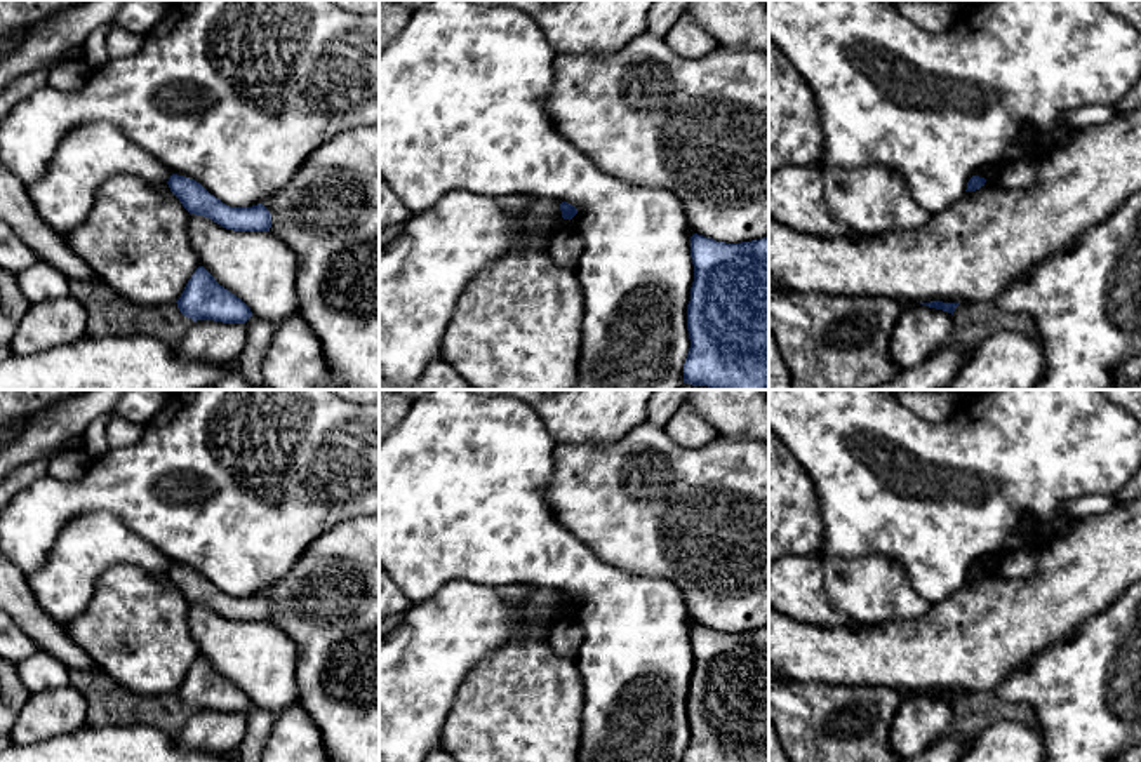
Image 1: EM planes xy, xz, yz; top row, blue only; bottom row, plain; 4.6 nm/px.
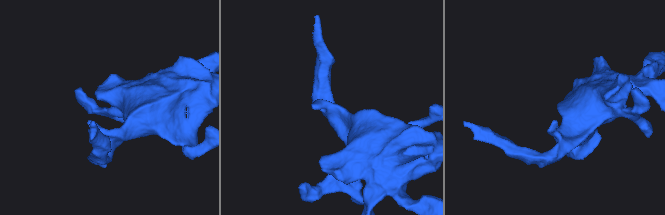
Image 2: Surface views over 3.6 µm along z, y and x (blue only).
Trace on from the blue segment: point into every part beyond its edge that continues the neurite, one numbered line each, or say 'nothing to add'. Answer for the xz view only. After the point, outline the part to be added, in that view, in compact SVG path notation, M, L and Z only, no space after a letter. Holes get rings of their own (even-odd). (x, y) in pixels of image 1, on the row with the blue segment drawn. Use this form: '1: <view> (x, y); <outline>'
nothing to add

